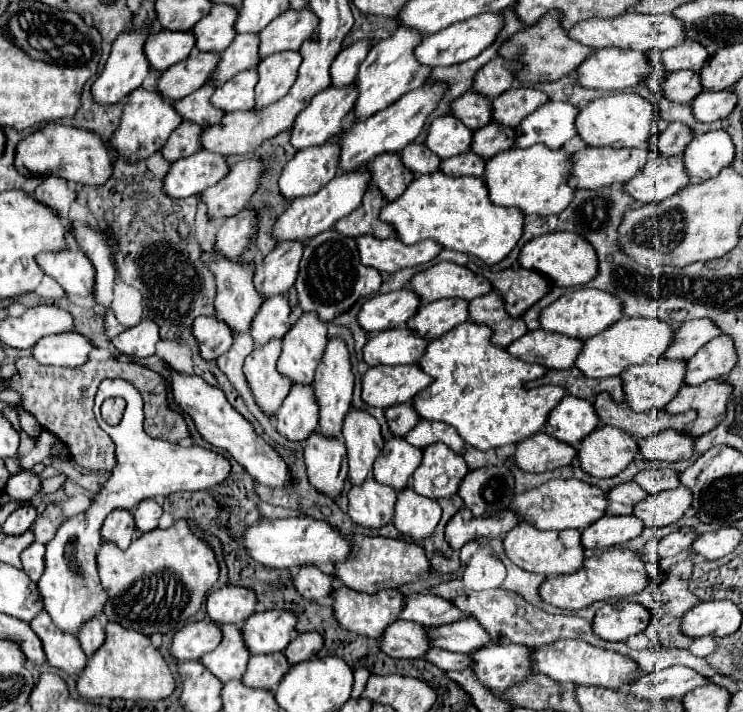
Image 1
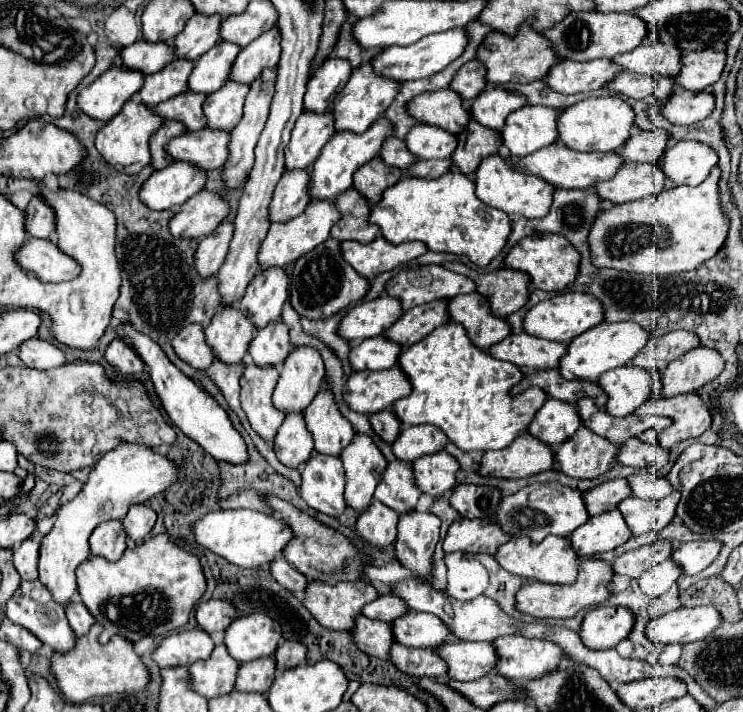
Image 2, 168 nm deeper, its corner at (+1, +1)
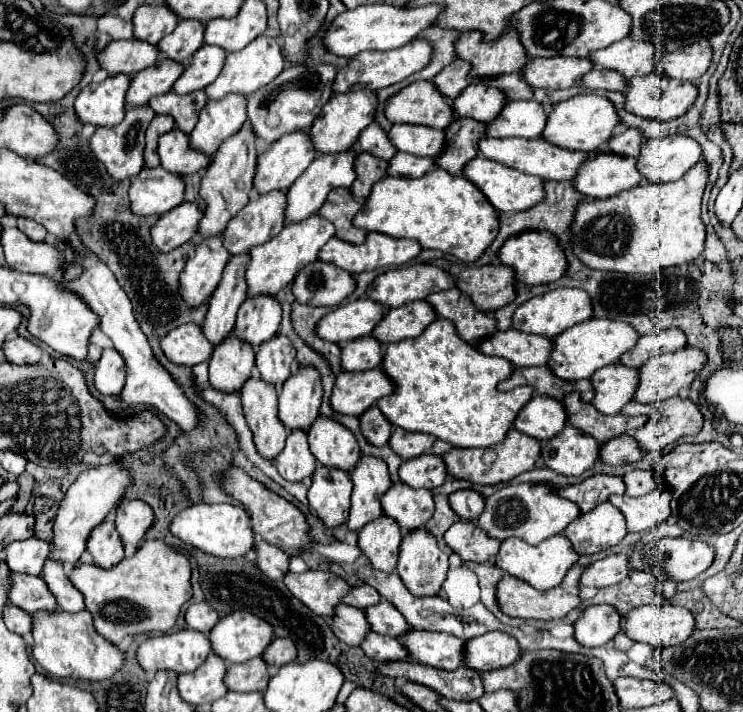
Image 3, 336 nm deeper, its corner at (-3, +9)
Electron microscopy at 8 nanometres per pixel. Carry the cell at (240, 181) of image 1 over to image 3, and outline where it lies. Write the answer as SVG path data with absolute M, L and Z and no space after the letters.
M181 204L167 214L159 216L159 220L151 228L151 242L159 252L171 252L181 244L193 238L197 230L197 220L201 220L201 210L197 204Z

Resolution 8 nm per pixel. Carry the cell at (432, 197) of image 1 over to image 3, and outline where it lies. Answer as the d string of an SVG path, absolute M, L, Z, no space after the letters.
M433 166L431 172L425 172L425 176L417 180L385 176L383 180L373 184L365 206L353 218L353 226L365 232L381 232L393 238L411 238L417 240L425 250L441 250L453 254L463 262L475 262L497 236L495 220L497 212L493 212L491 204L481 196L481 192L477 192L477 188L473 188L473 184L469 184L469 180L465 180L463 176L447 176L447 172L441 172L441 168Z

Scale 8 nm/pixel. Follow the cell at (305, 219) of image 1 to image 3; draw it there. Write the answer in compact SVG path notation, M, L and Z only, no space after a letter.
M317 214L297 222L287 224L269 244L261 244L261 248L253 248L251 260L245 266L245 282L247 282L247 296L259 298L259 296L275 296L281 288L285 288L301 268L305 268L309 262L317 258L317 252L321 250L321 244L325 244L335 234L333 224L327 220L321 220Z

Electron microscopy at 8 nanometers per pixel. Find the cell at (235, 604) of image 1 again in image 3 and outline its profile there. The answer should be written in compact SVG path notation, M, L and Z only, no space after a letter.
M207 602L193 604L185 612L185 626L203 634L209 634L213 624L217 624L217 620L219 620L219 614Z

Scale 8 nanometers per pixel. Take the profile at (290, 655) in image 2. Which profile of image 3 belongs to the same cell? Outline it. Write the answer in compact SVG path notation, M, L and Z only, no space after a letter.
M275 638L271 640L271 644L267 646L267 650L263 652L263 660L269 668L279 668L283 664L289 664L297 658L297 648L293 648L291 640L285 638Z

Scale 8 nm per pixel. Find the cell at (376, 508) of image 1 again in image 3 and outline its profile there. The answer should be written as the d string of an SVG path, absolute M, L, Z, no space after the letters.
M381 516L381 520L367 524L359 532L359 548L369 558L375 570L393 574L397 568L401 538L403 534L397 528L397 524L393 524L389 516Z

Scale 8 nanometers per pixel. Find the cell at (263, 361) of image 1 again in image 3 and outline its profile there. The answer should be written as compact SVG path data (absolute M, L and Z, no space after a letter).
M249 378L241 388L241 404L247 426L253 432L253 442L259 454L275 460L285 448L287 432L277 424L277 392L261 384L261 378Z

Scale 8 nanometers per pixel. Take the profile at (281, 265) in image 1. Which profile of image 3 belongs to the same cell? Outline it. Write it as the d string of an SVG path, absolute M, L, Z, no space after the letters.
M245 300L233 328L233 336L253 348L271 340L281 324L281 306L273 300Z

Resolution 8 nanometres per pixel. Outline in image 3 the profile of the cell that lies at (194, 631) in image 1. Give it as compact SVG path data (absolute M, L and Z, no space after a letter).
M181 630L141 642L137 648L137 662L147 674L159 670L185 674L195 672L209 654L209 638L203 632Z

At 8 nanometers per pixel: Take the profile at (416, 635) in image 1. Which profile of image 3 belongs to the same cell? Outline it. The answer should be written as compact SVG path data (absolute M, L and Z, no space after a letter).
M337 604L333 612L331 630L341 642L349 646L359 646L365 634L369 632L369 624L363 616L363 610L349 608L347 604Z

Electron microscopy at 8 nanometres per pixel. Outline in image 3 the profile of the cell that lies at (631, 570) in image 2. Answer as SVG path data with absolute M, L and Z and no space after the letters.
M611 554L607 558L597 560L591 566L587 566L581 574L579 584L587 586L587 588L605 588L605 586L613 586L613 584L621 582L627 576L629 576L627 556Z

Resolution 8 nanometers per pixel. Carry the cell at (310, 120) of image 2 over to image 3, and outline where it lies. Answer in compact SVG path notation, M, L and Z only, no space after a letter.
M297 132L297 136L283 136L277 144L271 144L257 156L257 168L253 186L259 194L273 190L289 190L289 186L309 168L317 152L309 148L309 136Z

